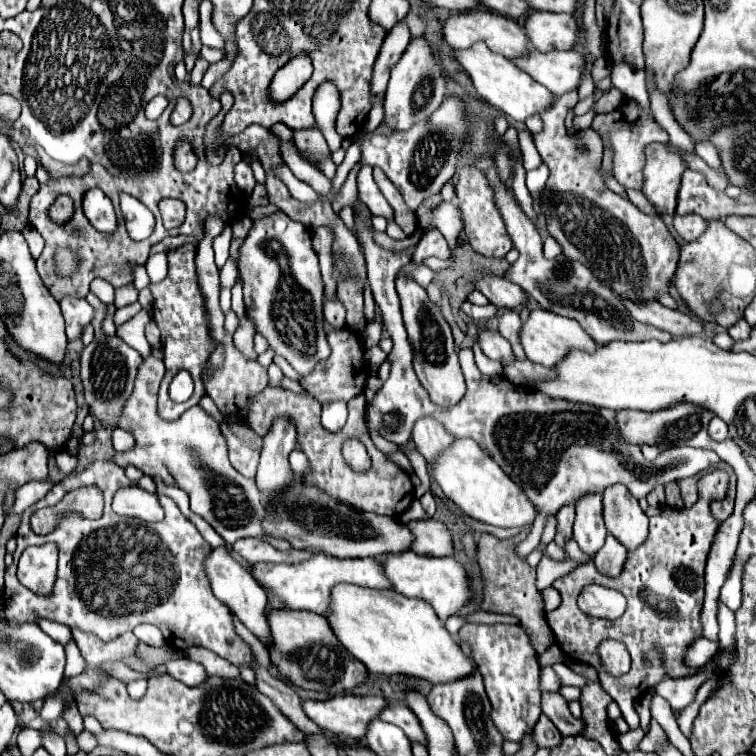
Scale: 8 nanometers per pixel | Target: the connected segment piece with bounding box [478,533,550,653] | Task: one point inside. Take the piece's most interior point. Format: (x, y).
(509, 588)

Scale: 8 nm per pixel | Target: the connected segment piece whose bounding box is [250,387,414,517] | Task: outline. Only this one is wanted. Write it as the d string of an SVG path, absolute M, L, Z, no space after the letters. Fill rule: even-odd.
M266 387L260 397L256 397L250 405L250 411L254 411L254 431L258 435L264 435L266 429L270 427L270 423L280 417L280 415L286 415L290 417L296 427L298 427L298 443L302 447L302 451L306 453L310 465L312 465L312 473L304 477L304 481L308 485L316 485L320 489L324 489L326 493L330 493L332 497L352 505L354 509L360 509L360 511L372 511L372 513L378 513L378 515L386 515L395 517L404 513L412 499L414 499L414 485L412 481L400 467L396 467L394 461L390 461L370 439L370 433L368 433L368 427L366 427L366 399L364 395L356 397L354 401L350 401L350 415L348 415L348 421L344 425L344 429L340 429L340 433L328 433L322 425L320 425L320 401L316 401L316 397L312 395L298 395L298 393L292 393L292 391L286 391L282 387ZM346 439L358 439L370 459L372 459L372 465L368 471L354 471L342 457L342 445Z

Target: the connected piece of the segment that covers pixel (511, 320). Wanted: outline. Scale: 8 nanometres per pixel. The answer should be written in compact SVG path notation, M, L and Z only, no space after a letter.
M500 309L496 317L498 317L498 331L510 342L515 357L525 359L525 352L518 339L518 333L522 326L520 313L516 309Z

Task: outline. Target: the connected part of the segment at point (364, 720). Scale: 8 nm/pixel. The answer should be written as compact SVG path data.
M336 695L326 701L302 701L304 713L322 729L364 739L368 723L386 707L384 697L374 695Z

